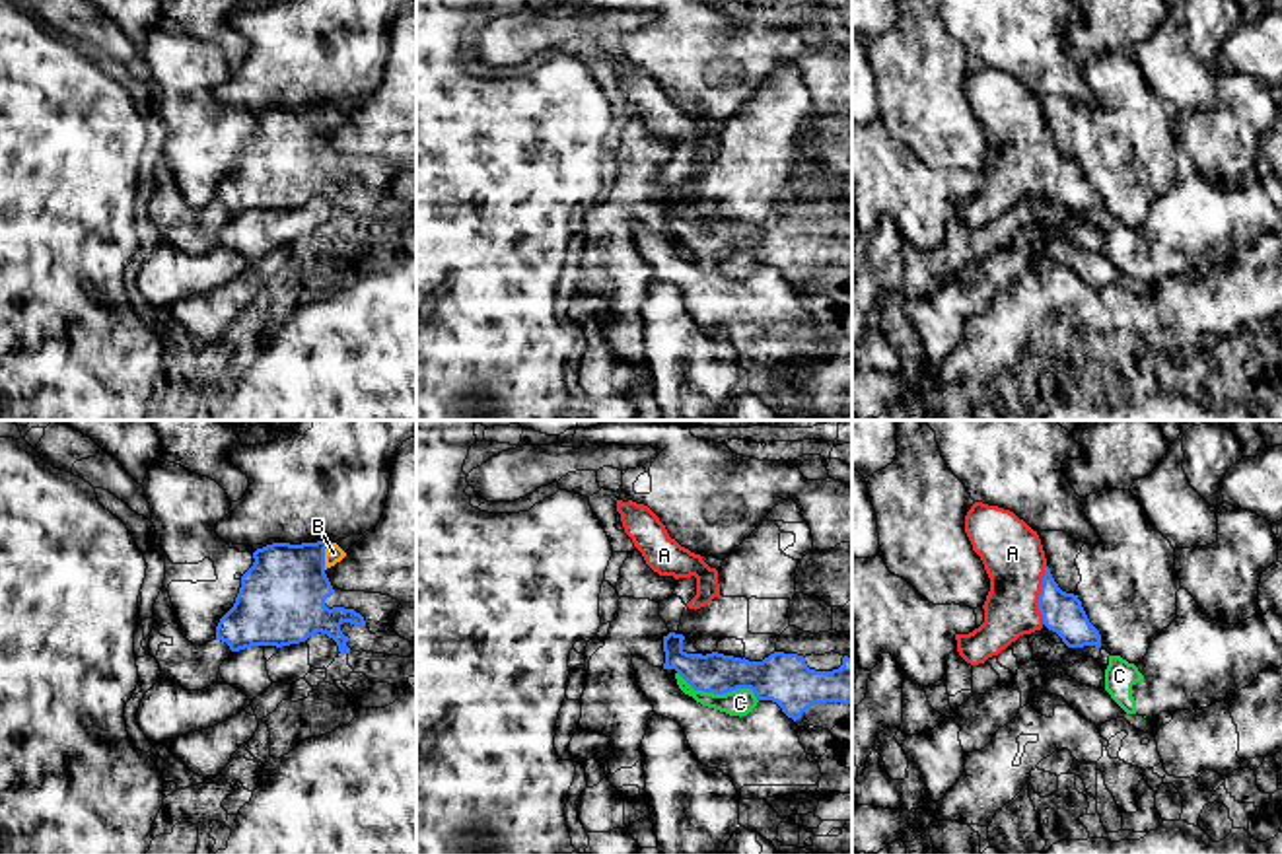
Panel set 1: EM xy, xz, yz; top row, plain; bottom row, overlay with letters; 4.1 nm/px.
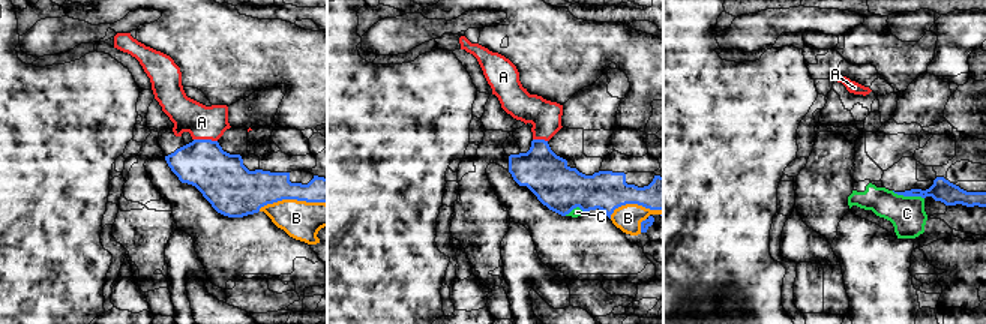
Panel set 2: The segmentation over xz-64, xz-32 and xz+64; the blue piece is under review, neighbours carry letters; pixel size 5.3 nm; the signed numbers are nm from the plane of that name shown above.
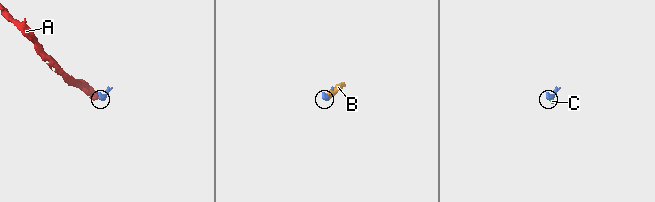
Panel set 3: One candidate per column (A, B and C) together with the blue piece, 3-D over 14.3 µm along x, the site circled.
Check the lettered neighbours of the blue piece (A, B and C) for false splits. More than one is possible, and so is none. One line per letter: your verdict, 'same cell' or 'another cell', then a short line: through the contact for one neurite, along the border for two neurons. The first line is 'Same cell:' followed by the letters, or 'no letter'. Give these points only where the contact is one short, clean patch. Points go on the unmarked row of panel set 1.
Same cell: A, B
A: same cell
B: same cell
C: another cell; line xz (677, 236), (695, 253), (714, 257), (749, 253), (757, 265)

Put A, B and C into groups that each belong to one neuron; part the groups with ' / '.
A B / C

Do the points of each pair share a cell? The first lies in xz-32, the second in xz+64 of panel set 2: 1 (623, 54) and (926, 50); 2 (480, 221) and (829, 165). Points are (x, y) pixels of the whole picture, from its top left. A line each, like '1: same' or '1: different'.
1: same
2: same

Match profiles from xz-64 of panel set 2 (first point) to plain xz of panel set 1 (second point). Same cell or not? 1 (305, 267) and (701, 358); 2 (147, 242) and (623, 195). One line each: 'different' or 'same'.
1: different
2: same

